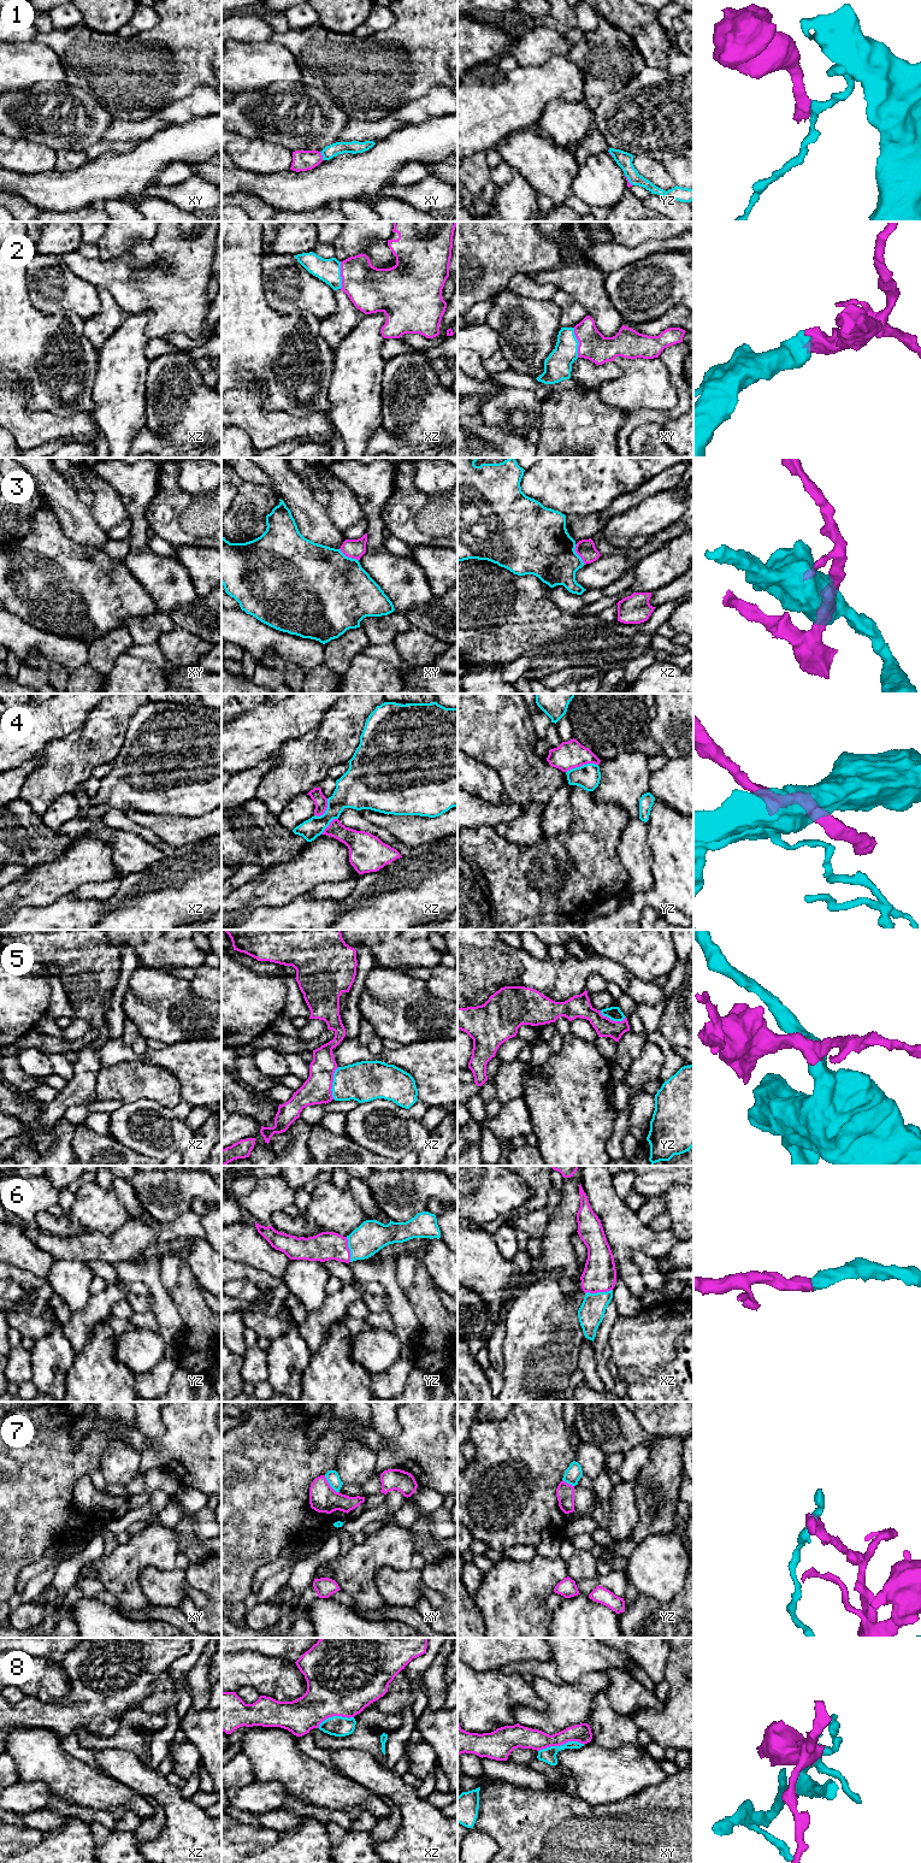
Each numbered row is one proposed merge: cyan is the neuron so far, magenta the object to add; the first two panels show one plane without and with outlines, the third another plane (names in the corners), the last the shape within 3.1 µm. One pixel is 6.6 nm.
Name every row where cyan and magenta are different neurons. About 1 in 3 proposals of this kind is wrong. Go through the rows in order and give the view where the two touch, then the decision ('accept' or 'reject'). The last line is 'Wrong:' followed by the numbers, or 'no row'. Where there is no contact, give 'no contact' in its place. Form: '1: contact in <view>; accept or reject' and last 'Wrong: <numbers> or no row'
1: contact in xy; reject
2: contact in xy; accept
3: contact in xy; reject
4: contact in yz; reject
5: contact in xz; reject
6: contact in xz; accept
7: contact in xy; reject
8: contact in xy; reject
Wrong: 1, 3, 4, 5, 7, 8

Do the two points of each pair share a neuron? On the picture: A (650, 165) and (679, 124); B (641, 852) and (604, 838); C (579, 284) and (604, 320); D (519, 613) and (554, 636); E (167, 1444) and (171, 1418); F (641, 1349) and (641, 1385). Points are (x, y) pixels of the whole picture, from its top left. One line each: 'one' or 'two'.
A: two
B: two
C: one
D: one
E: one
F: one

